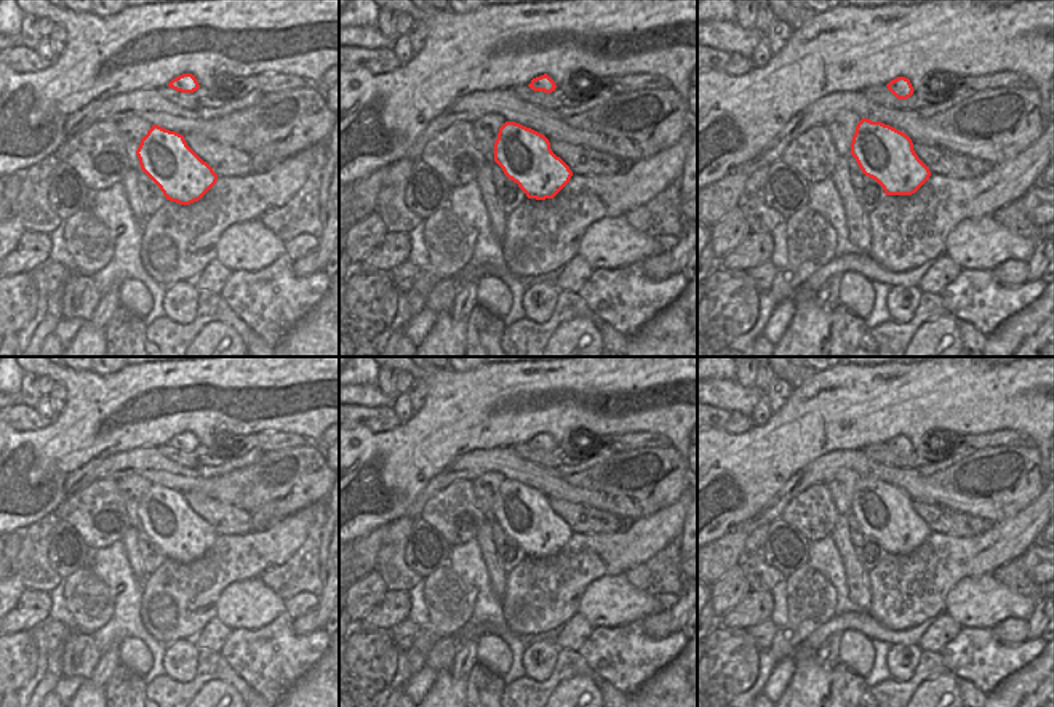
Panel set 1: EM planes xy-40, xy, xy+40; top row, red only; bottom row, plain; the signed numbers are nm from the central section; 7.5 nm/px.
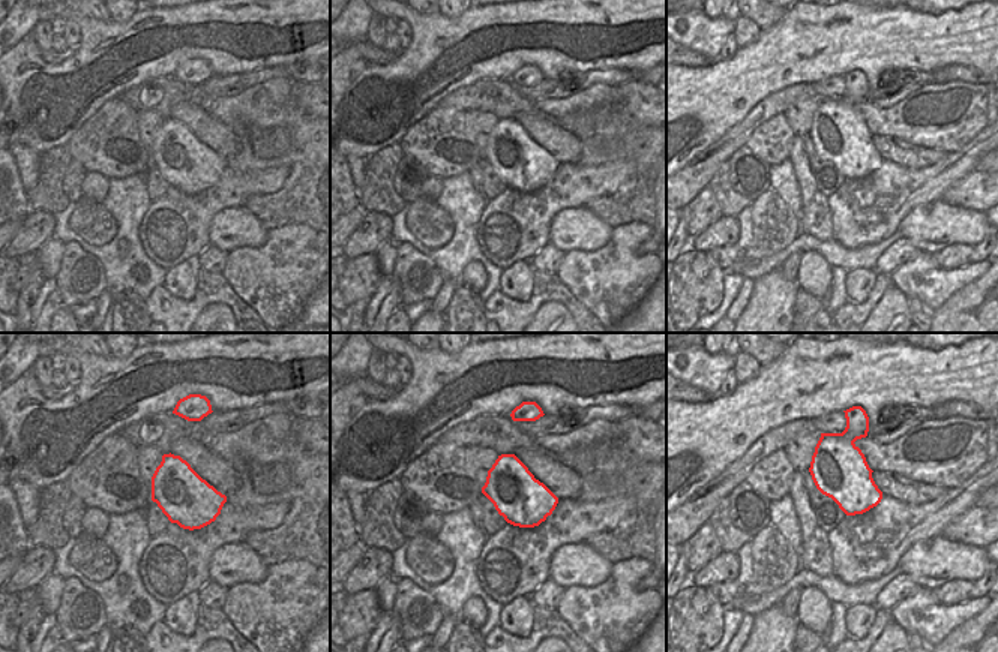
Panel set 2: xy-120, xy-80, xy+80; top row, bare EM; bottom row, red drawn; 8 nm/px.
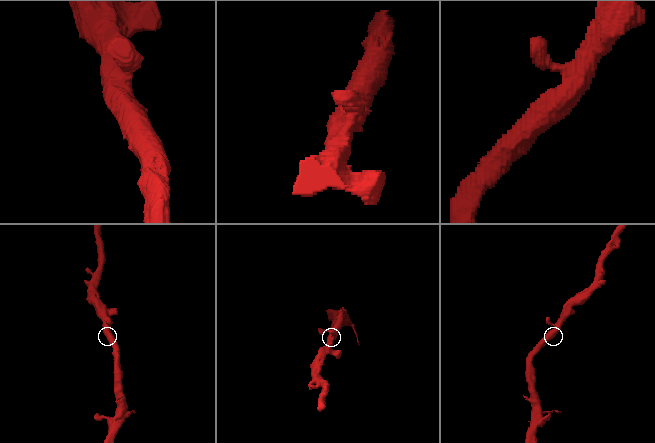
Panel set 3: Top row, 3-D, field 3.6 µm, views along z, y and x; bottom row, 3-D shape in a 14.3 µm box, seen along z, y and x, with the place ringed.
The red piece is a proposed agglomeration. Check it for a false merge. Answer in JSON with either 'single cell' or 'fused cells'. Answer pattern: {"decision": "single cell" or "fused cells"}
{"decision": "single cell"}

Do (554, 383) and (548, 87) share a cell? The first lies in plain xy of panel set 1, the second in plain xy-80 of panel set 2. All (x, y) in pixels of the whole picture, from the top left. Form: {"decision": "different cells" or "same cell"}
{"decision": "different cells"}

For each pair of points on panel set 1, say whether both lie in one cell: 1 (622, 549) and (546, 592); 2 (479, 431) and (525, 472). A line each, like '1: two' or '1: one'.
1: one
2: two

